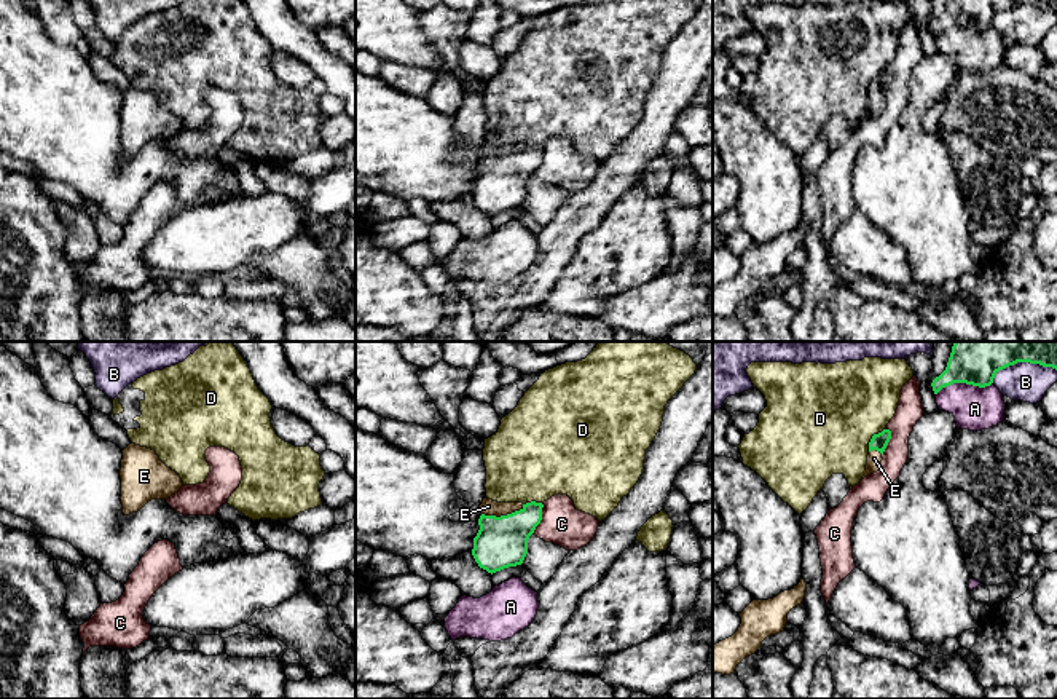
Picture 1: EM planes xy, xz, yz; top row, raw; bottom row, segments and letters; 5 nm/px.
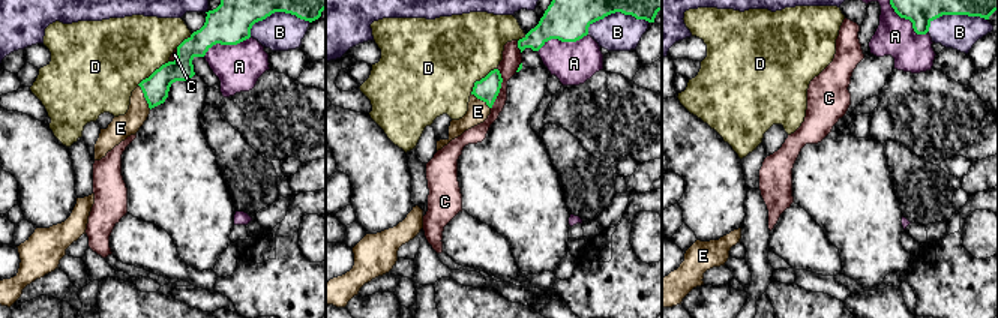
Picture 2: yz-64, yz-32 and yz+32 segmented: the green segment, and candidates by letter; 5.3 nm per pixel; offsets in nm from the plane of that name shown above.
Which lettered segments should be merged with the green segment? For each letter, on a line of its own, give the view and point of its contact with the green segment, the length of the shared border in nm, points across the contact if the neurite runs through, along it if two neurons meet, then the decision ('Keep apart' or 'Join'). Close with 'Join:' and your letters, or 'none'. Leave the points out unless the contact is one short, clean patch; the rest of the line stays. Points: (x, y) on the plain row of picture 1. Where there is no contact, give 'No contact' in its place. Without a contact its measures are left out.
A: Touches green at yz (963, 24). Shared border 280 nm. Keep apart
B: Touches green at yz (1021, 3). Shared border 340 nm. Keep apart
C: Touches green at xz (541, 161). Shared border 170 nm. Boundary: xz (542, 146), (542, 161), (531, 176). Keep apart
D: Touches green at yz (872, 80). Shared border 150 nm. Keep apart
E: Touches green at xz (502, 158). Shared border 220 nm. Path across: xz (501, 184), (502, 158), (488, 149). Join
Join: E

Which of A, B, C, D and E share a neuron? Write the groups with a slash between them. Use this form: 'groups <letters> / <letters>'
groups A / B / C / D / E

